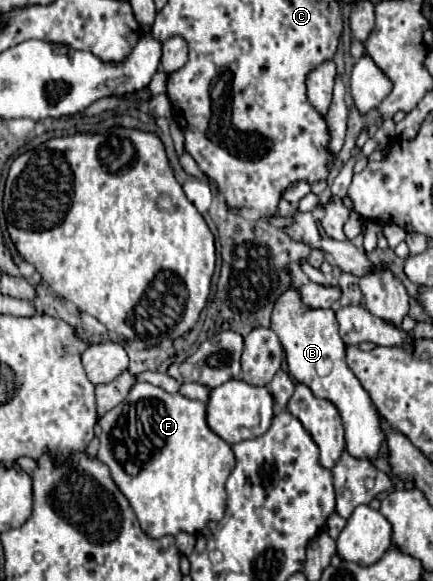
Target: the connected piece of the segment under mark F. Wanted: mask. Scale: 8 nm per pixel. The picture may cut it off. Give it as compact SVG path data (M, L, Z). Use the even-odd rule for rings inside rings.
M138 382L124 402L100 416L98 424L102 428L98 458L110 468L112 480L128 498L148 538L162 538L166 534L176 536L178 532L196 534L210 520L222 520L226 510L224 484L236 460L230 444L226 444L208 428L206 404L198 400L188 400L182 394L168 394L148 382Z

